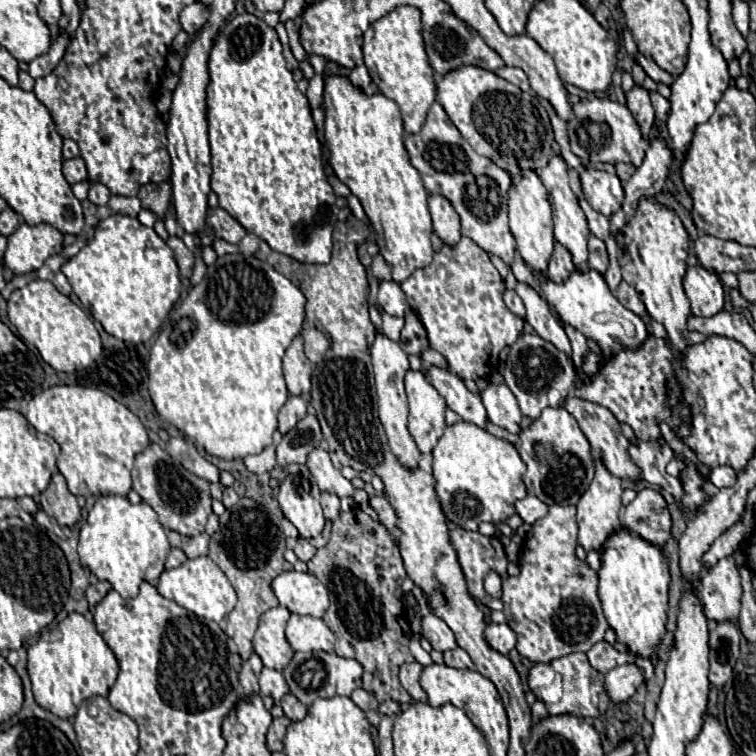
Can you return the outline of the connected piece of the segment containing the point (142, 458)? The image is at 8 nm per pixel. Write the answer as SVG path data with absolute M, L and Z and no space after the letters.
M153 442L135 456L135 468L131 474L133 490L159 514L159 522L167 530L175 530L185 536L197 536L205 530L207 516L213 512L207 480L201 480L181 468L181 464L177 464L159 444Z

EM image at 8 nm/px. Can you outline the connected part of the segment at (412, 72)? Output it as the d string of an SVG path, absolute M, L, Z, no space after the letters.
M399 6L375 20L363 36L365 66L379 90L397 102L407 134L417 134L425 124L427 110L435 102L435 72L429 64L423 36L421 36L421 12L415 6Z

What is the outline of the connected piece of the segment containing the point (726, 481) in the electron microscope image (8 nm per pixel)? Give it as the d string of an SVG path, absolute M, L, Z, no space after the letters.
M717 466L711 470L709 480L717 486L717 488L725 488L725 486L733 486L737 480L737 472L731 466Z

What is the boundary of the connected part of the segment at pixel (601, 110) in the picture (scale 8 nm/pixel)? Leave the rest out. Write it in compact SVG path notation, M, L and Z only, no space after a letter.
M591 98L575 104L573 112L575 112L575 118L567 124L573 154L593 164L625 162L625 164L633 164L635 168L641 166L649 140L643 138L639 124L635 122L627 106L621 106L619 102L611 102L609 98Z

